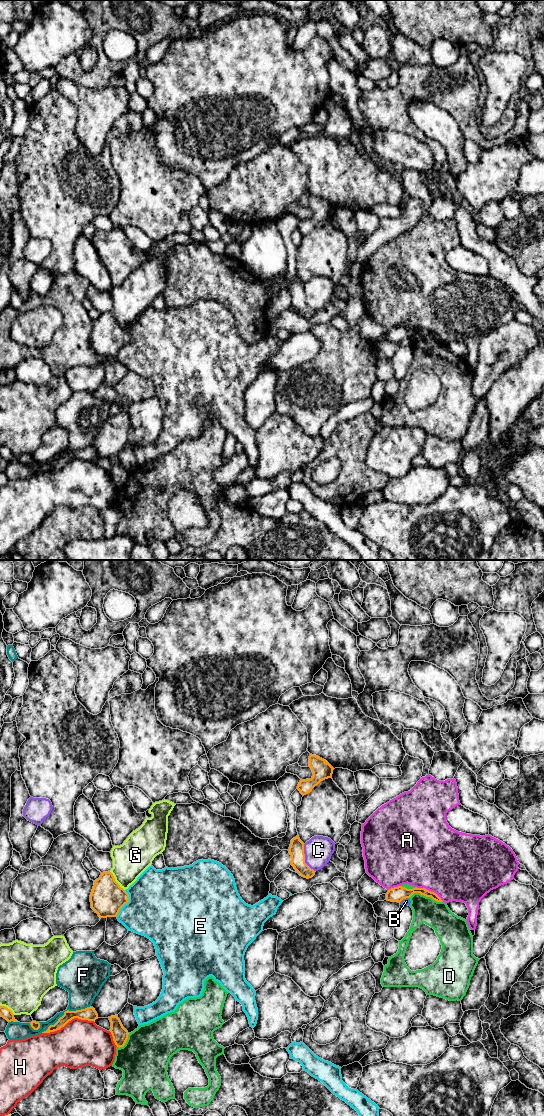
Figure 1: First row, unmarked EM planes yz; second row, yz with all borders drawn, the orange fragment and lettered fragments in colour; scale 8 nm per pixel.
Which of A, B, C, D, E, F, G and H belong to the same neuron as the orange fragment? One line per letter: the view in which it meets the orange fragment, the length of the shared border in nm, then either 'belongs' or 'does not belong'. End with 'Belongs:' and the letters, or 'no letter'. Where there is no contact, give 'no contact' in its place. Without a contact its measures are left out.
A: yz | 260 nm | does not belong
B: yz | 90 nm | does not belong
C: yz | 240 nm | does not belong
D: yz | 280 nm | does not belong
E: yz | 220 nm | does not belong
F: yz | 460 nm | does not belong
G: yz | 200 nm | does not belong
H: yz | 420 nm | does not belong
Belongs: no letter

